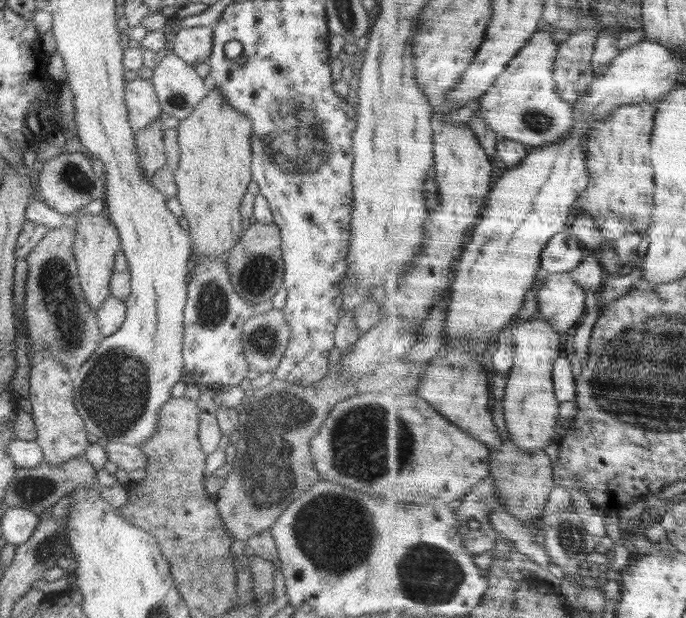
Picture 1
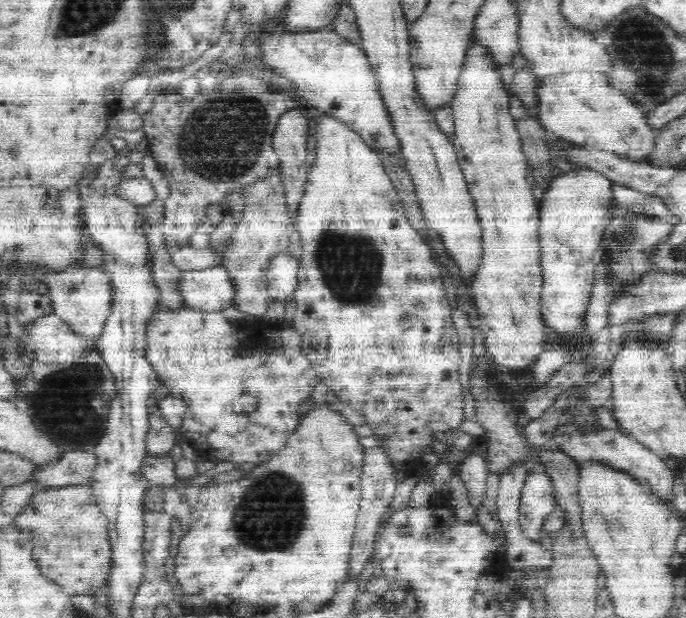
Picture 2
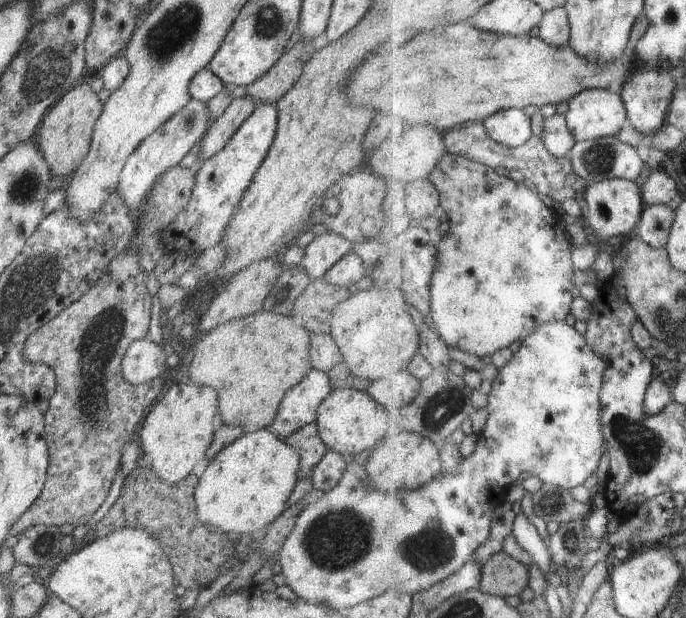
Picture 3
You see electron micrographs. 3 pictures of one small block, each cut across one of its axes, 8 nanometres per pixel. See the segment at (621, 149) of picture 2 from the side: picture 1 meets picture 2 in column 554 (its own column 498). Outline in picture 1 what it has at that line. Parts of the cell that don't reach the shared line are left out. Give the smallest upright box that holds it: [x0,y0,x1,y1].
[478,28,575,148]

